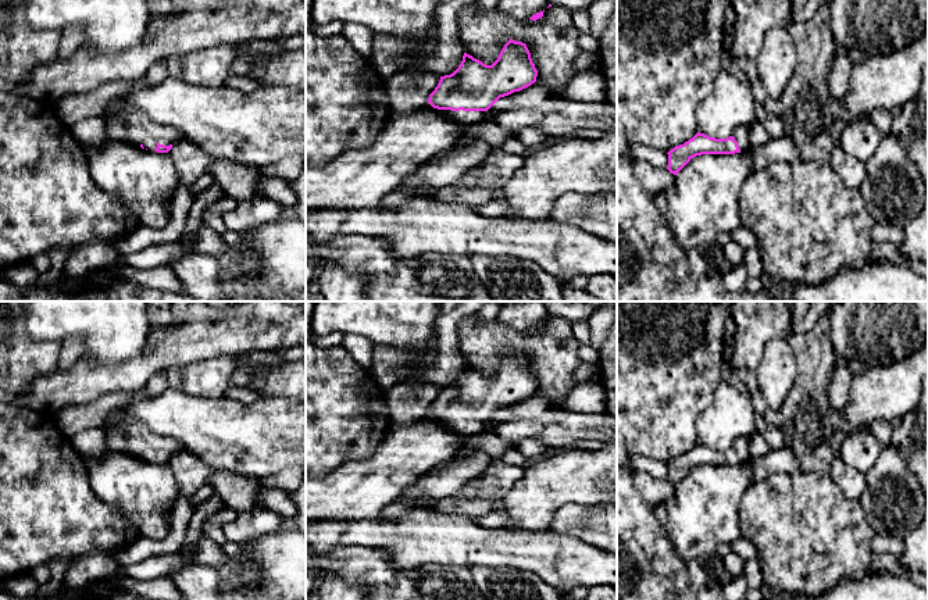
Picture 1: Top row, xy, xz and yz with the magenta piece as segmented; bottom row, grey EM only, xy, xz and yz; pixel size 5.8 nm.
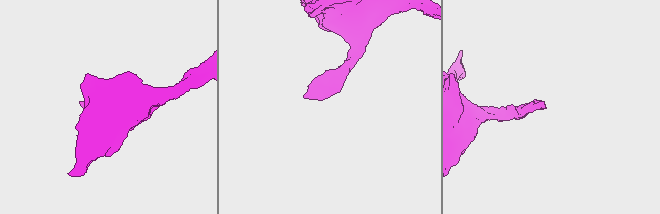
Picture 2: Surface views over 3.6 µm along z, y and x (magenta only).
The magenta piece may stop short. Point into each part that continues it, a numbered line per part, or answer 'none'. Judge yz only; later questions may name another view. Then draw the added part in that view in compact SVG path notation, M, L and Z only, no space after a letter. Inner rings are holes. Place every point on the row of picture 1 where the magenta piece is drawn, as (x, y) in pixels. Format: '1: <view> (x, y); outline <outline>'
1: yz (741, 134); outline M739 125L735 131L734 131L734 138L738 142L738 146L740 149L740 151L746 151L750 144L749 144L749 131L752 126L743 126Z

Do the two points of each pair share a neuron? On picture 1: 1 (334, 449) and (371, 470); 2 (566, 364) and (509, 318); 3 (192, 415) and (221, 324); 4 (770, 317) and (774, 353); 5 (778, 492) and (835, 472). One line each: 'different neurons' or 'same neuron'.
1: different neurons
2: different neurons
3: different neurons
4: different neurons
5: different neurons

